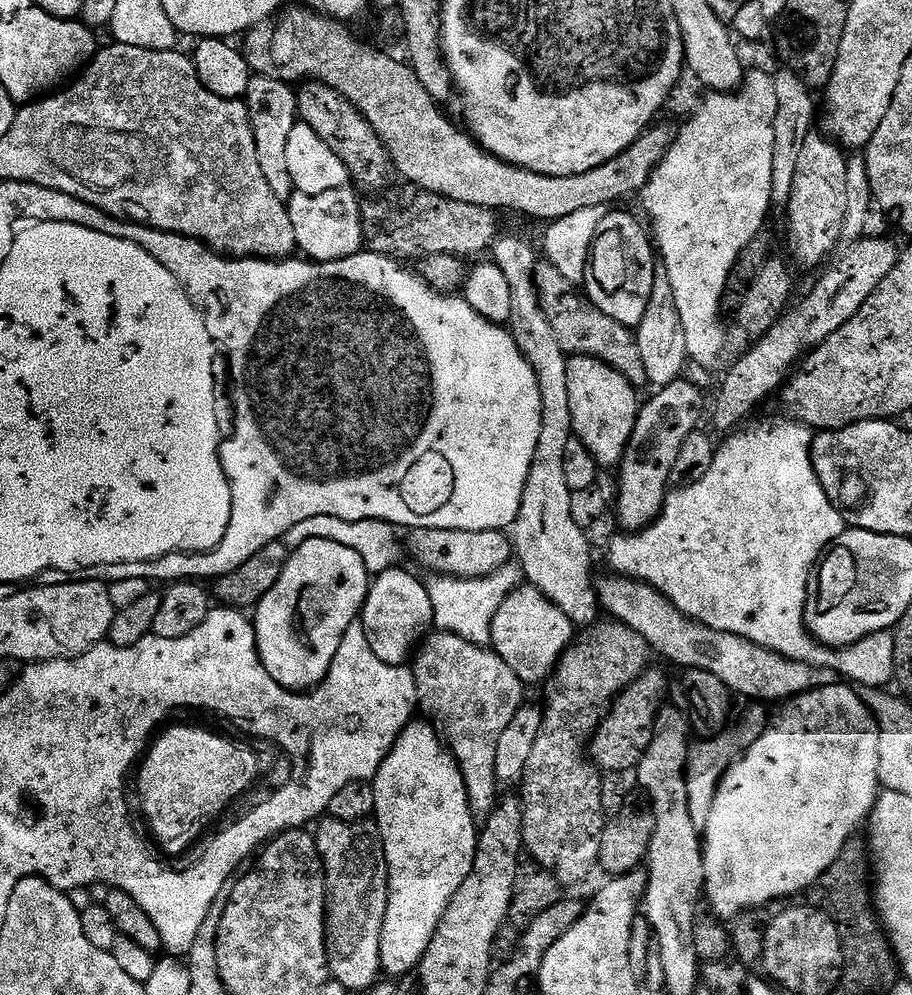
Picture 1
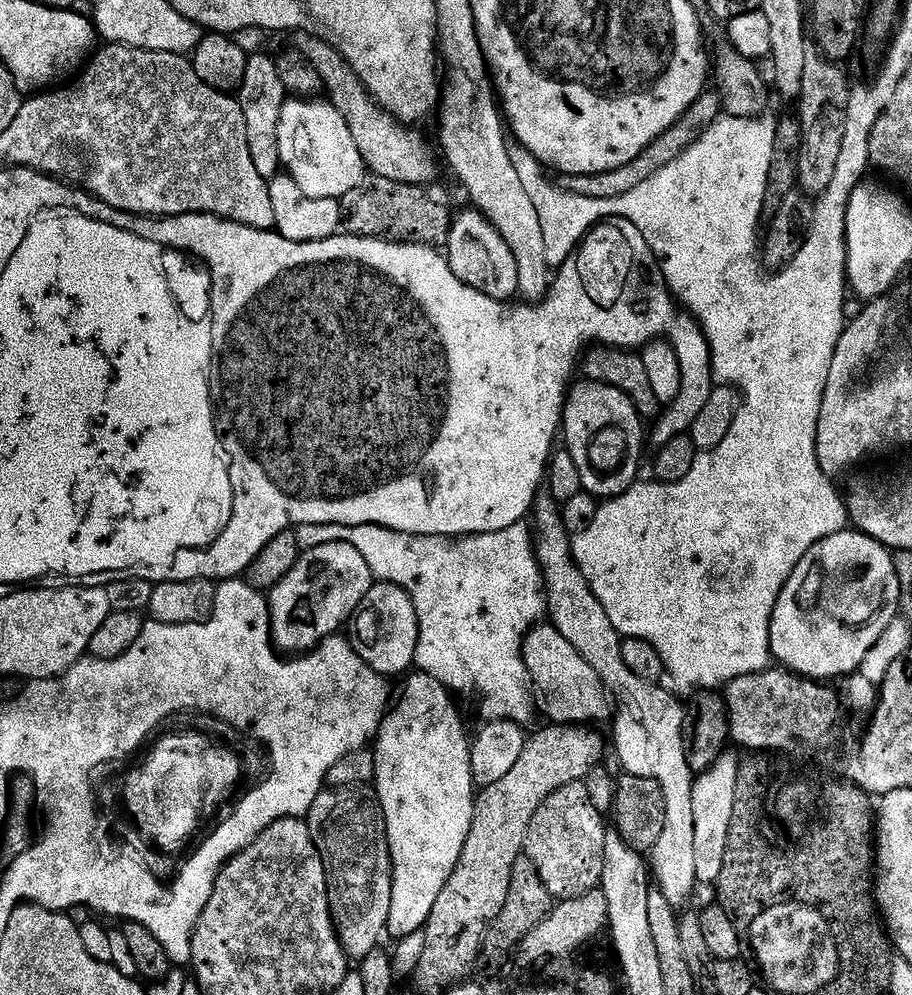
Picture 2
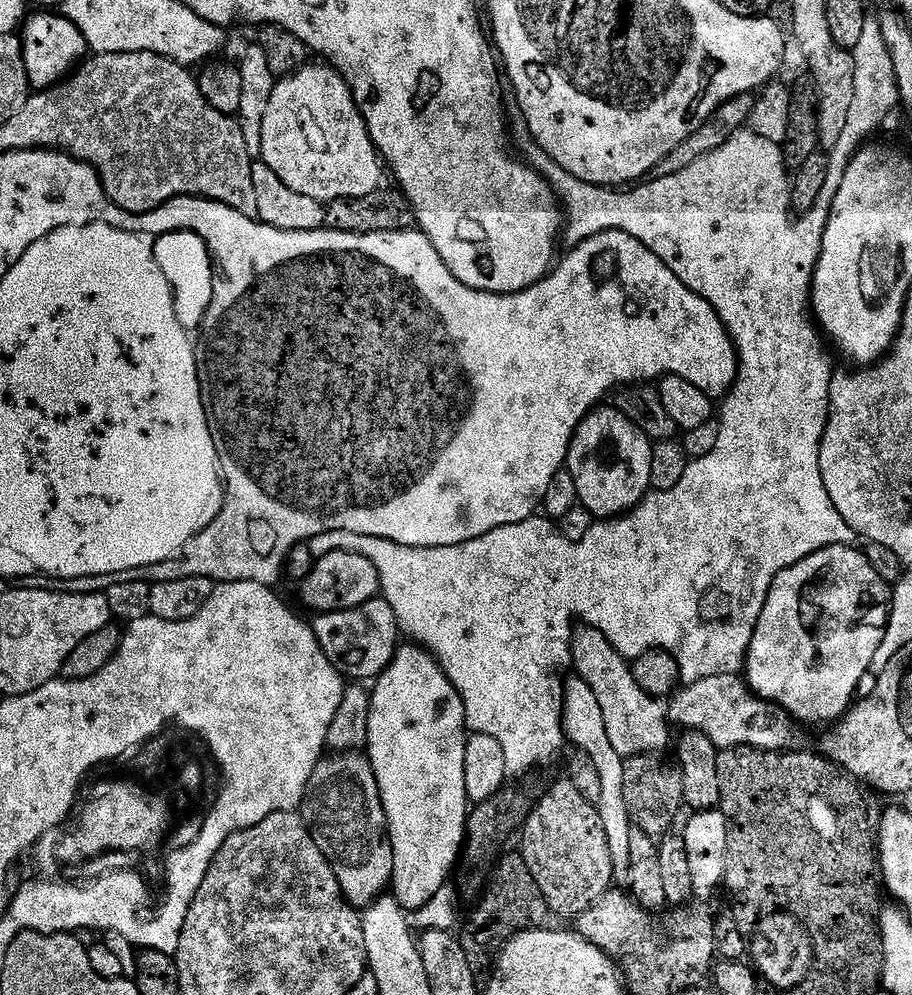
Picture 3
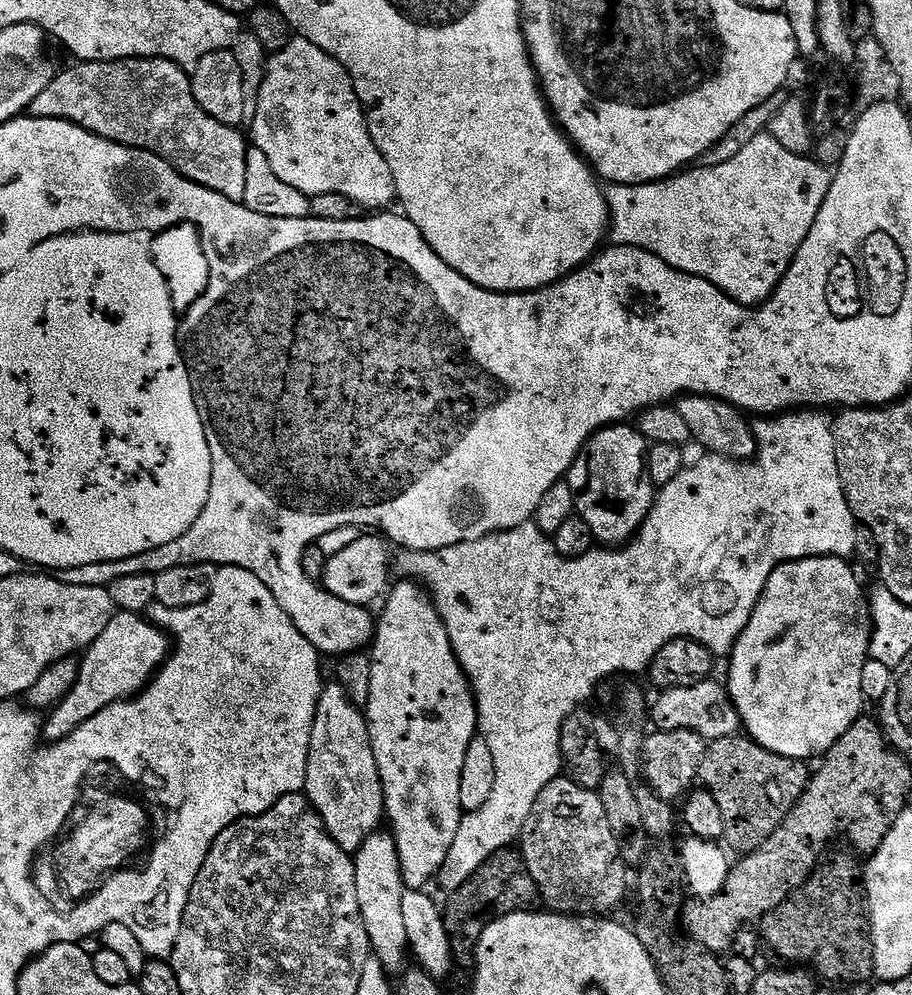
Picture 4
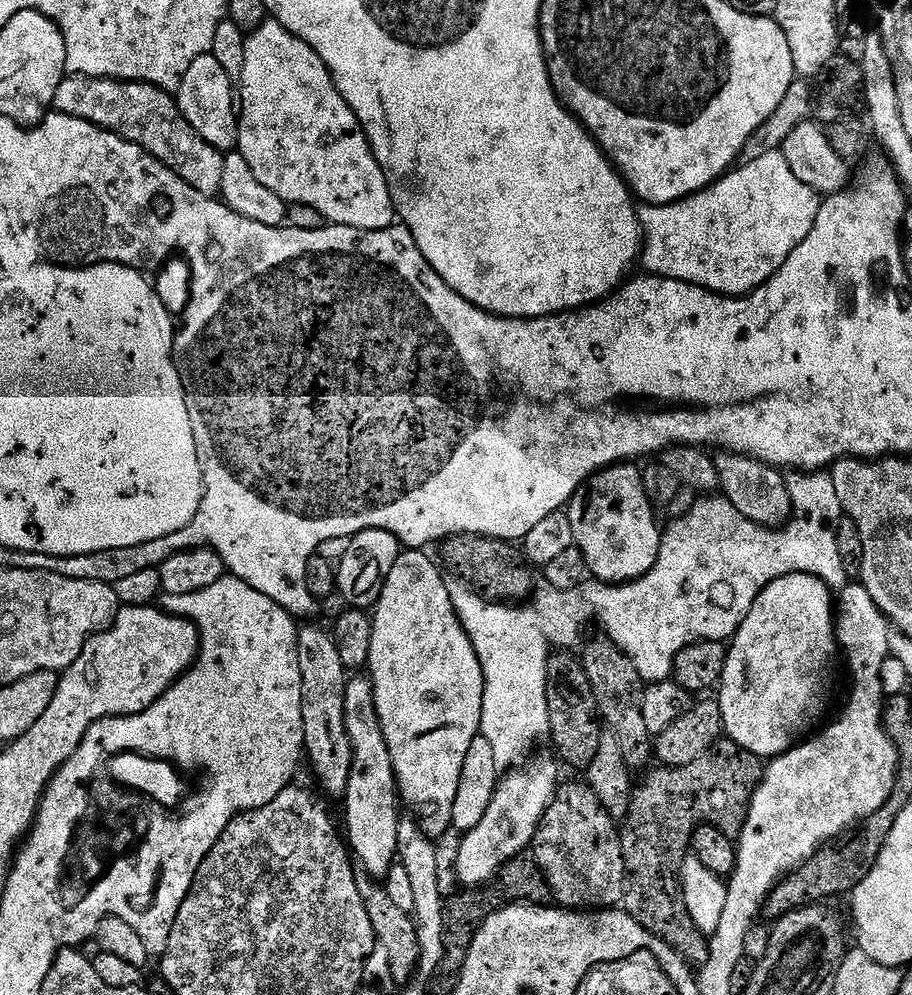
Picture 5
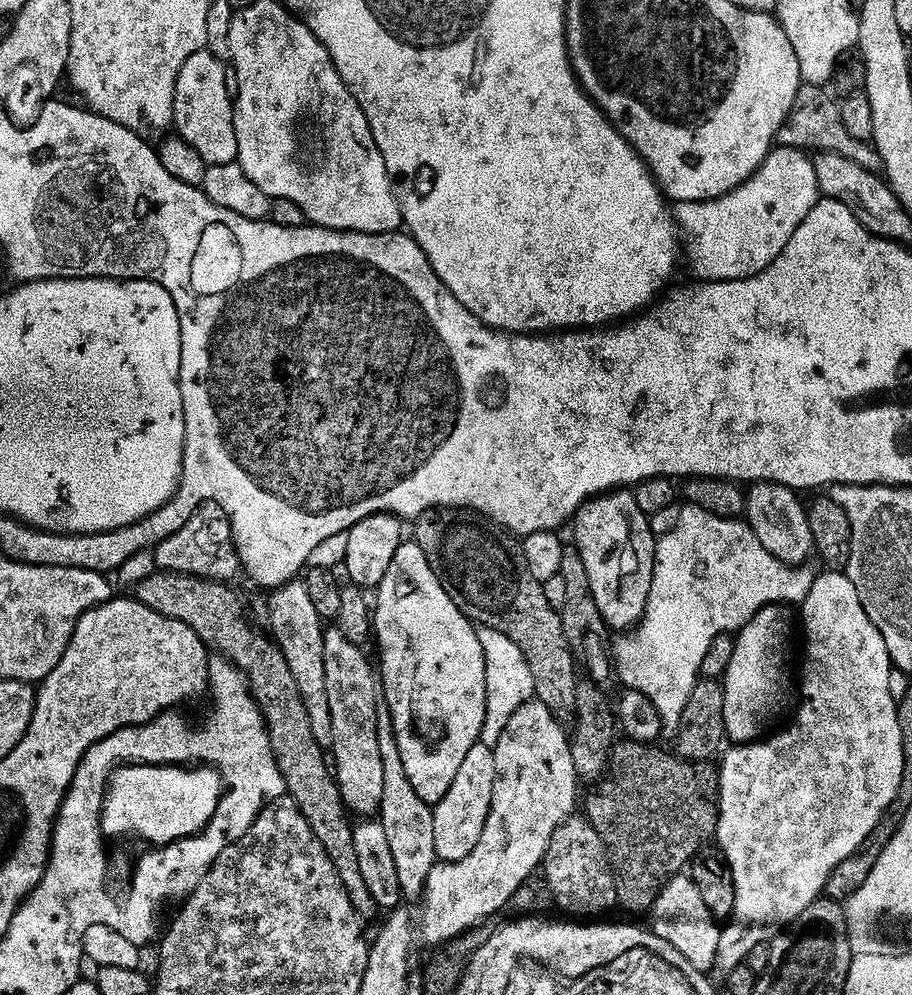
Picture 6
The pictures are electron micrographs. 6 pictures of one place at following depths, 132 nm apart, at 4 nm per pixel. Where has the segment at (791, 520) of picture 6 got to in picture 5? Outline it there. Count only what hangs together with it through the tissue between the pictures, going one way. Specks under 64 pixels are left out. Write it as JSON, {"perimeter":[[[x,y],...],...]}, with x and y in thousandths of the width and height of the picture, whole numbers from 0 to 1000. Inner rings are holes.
{"perimeter":[[[795,452],[784,459],[788,493],[793,502],[802,505],[822,525],[834,527],[848,533],[860,530],[868,521],[868,497],[864,491],[861,475],[845,466],[837,466],[826,458],[815,458],[811,454]]]}

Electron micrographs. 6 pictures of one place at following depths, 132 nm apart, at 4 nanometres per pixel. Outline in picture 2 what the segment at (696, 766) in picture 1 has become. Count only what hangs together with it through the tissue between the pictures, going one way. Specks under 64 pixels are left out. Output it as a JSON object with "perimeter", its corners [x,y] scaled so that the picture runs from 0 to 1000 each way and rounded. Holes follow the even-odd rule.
{"perimeter":[[[796,754],[783,766],[779,774],[766,777],[760,783],[761,790],[761,878],[764,889],[784,889],[792,875],[796,859],[796,844],[799,841],[800,824],[805,817],[806,795],[813,761]]]}

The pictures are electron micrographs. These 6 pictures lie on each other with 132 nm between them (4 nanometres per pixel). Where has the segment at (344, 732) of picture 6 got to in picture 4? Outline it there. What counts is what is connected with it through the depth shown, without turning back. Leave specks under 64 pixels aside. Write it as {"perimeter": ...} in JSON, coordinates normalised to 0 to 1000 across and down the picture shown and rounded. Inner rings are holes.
{"perimeter":[[[425,834],[401,841],[395,857],[389,857],[388,867],[393,911],[397,927],[401,931],[401,939],[408,948],[408,961],[417,965],[424,978],[442,978],[445,973],[443,964],[448,964],[450,954],[445,943],[445,931],[441,924],[441,903],[445,893],[434,853],[434,841]]]}

